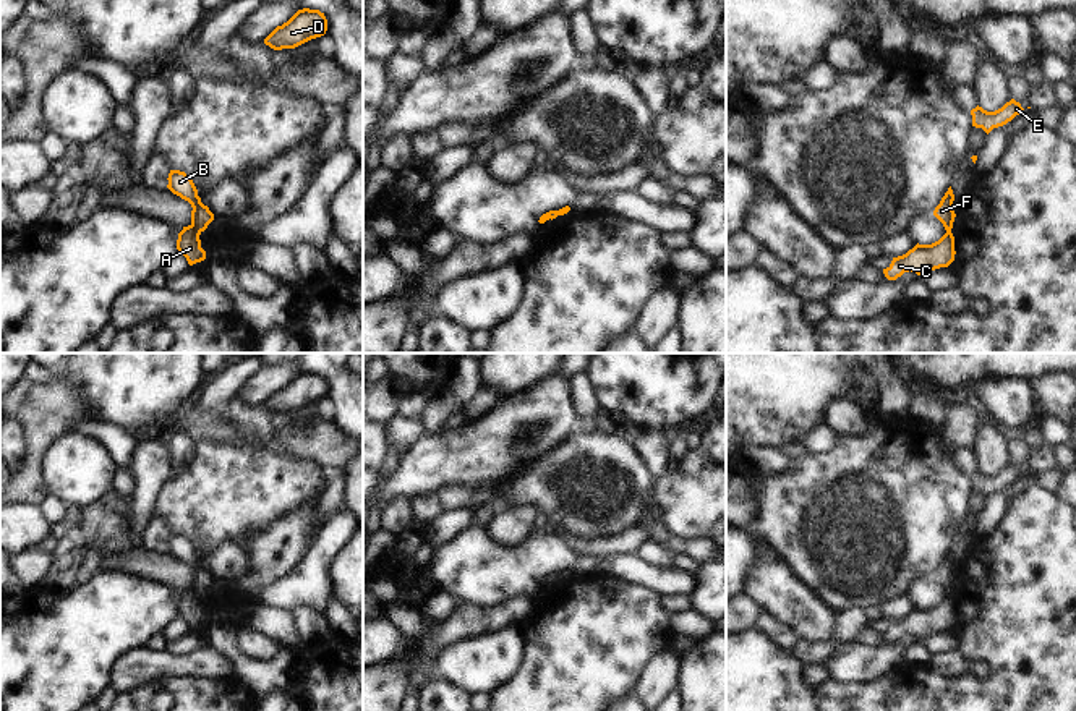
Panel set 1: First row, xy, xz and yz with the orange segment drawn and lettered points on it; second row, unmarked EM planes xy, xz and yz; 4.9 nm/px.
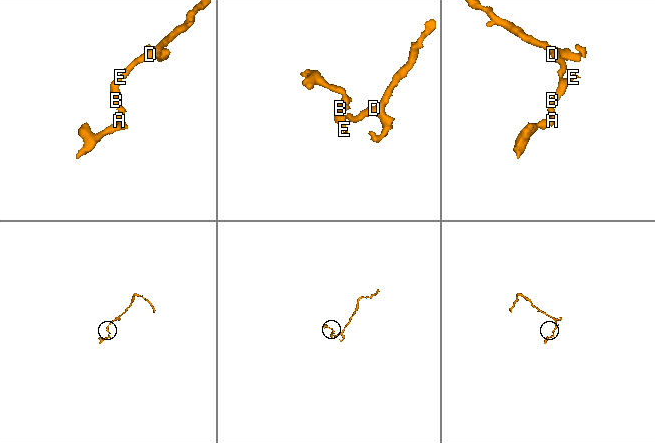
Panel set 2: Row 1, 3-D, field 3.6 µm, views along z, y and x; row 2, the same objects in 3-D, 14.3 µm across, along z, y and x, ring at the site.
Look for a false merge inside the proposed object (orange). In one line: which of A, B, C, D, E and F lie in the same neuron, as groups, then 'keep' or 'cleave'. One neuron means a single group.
A C / B D E F | cleave

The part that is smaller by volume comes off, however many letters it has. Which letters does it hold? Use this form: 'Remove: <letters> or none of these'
Remove: A, C.

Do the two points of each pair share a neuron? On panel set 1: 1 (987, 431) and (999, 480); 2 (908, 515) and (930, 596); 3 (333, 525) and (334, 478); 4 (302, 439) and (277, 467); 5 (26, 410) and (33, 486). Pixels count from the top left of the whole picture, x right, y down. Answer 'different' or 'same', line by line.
1: different
2: different
3: different
4: different
5: same

